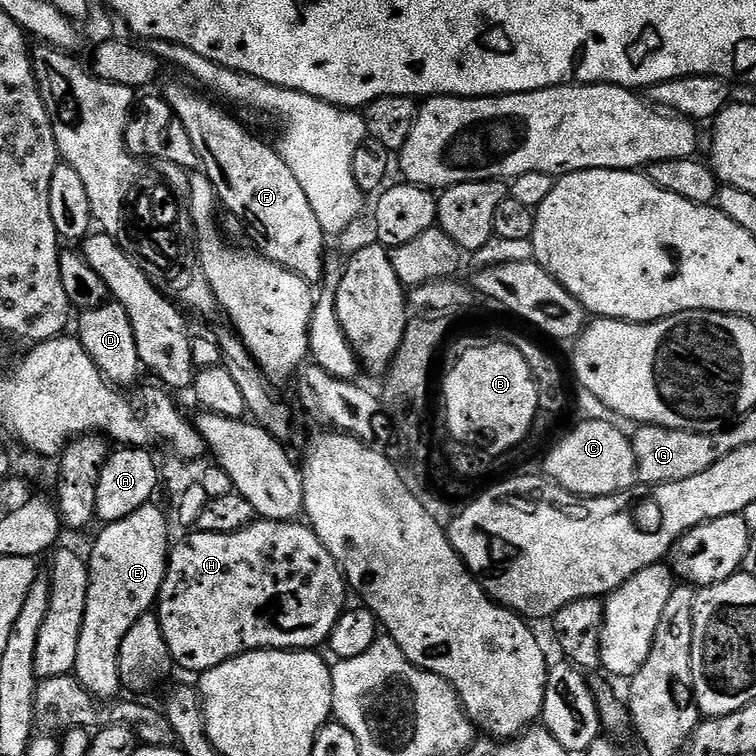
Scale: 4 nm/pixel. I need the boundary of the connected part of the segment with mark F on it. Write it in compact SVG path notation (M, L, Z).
M172 84L162 92L164 101L178 114L182 126L186 126L186 134L190 134L190 142L200 159L200 168L203 175L208 177L208 181L214 186L216 195L220 198L220 203L225 209L228 208L240 220L245 220L252 227L252 232L256 235L255 247L259 249L268 259L275 264L281 264L286 270L298 274L302 279L309 282L320 282L324 279L324 240L326 234L322 230L322 222L318 222L317 215L314 214L313 207L310 206L306 193L302 191L302 185L298 178L294 178L294 173L290 171L290 166L282 162L279 152L271 143L263 144L256 136L251 136L230 113L227 107L219 108L215 104L215 99L207 100L204 96L199 96L192 88L187 88L184 84Z

